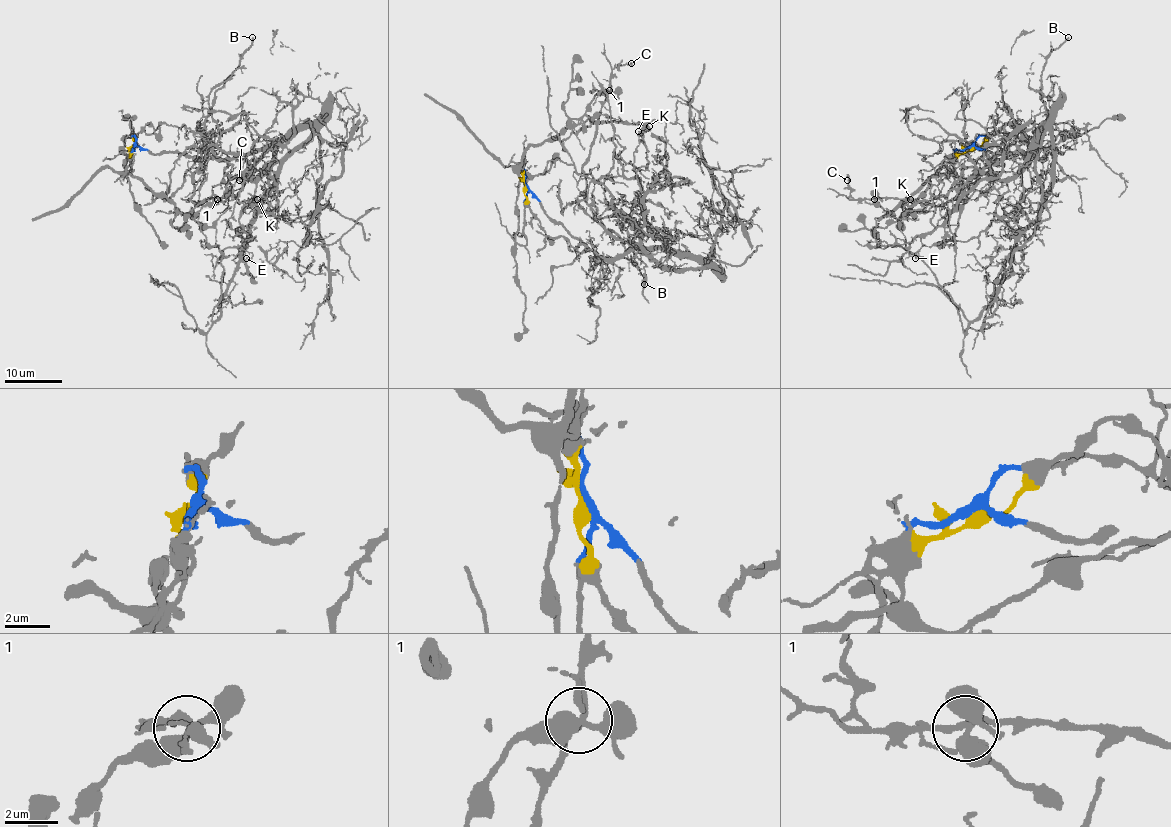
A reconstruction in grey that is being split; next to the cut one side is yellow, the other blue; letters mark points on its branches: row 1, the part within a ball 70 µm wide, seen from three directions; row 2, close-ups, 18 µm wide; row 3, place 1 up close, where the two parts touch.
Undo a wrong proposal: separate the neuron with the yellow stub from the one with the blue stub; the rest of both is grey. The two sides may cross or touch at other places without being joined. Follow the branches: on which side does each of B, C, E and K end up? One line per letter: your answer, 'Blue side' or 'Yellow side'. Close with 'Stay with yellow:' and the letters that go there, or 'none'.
B: Blue side
C: Blue side
E: Blue side
K: Blue side
Stay with yellow: none

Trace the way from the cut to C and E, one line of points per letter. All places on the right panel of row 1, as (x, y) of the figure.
C: (972, 146), (1042, 159), (1009, 145), (940, 205), (856, 200), (848, 181)
E: (972, 146), (1042, 159), (1029, 152), (995, 217), (976, 237), (923, 246), (915, 257)

